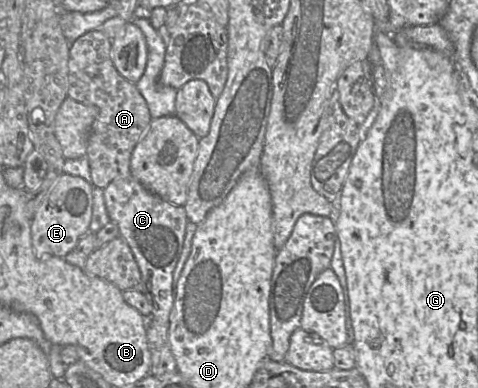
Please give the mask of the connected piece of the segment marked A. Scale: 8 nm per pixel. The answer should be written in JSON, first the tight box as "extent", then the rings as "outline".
{"extent":[68,30,152,188],"outline":[[[93,30],[79,37],[69,44],[69,74],[68,97],[82,104],[98,108],[98,115],[94,120],[87,139],[86,158],[89,162],[91,183],[94,187],[106,188],[114,180],[131,176],[130,159],[138,142],[145,135],[152,117],[146,100],[137,89],[136,84],[123,78],[115,68],[110,52],[112,41],[101,30]]]}

